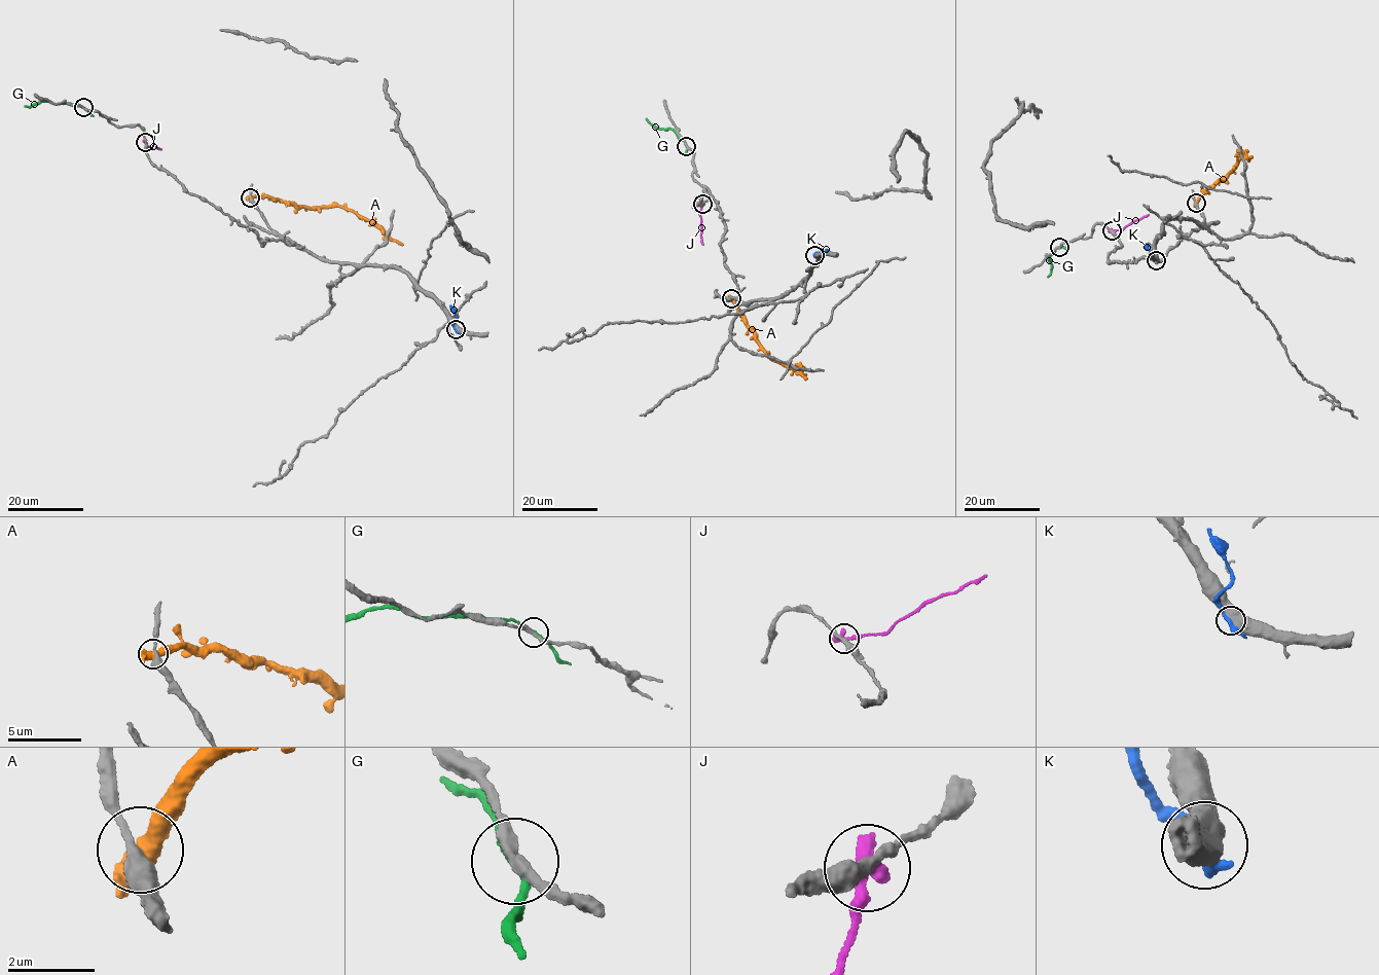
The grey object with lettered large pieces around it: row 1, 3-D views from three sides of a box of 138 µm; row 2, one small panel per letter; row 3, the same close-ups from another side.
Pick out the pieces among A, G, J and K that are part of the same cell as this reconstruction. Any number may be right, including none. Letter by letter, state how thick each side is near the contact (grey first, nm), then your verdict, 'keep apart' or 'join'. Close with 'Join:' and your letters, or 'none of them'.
A: 320/460 nm | keep apart
G: 260/170 nm | keep apart
J: 280/440 nm | keep apart
K: 550/260 nm | keep apart
Join: none of them

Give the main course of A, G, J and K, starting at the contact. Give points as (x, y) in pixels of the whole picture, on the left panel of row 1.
A: (250, 197), (268, 197), (305, 209), (338, 206), (351, 209), (403, 245)
G: (83, 107), (79, 104), (48, 101), (25, 106)
J: (145, 142), (161, 149)
K: (457, 329), (454, 325), (456, 316), (449, 305)

